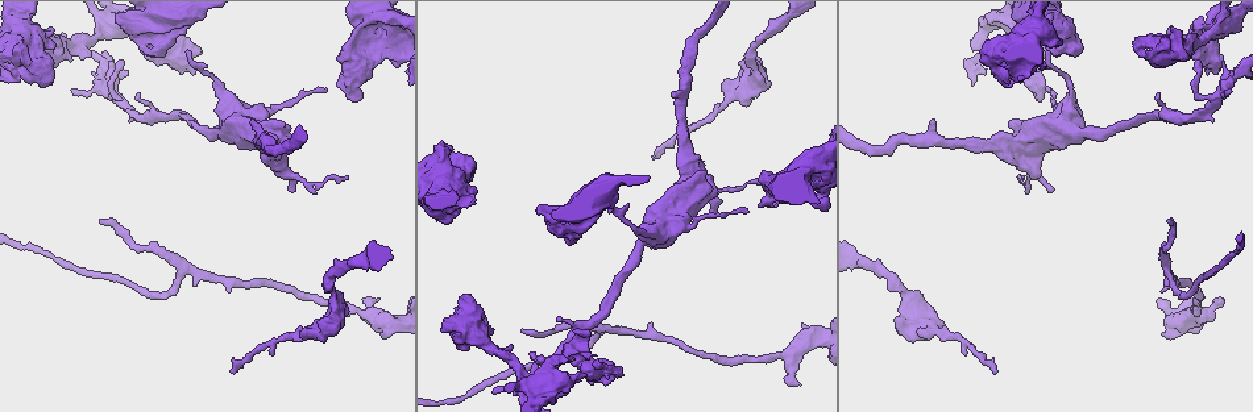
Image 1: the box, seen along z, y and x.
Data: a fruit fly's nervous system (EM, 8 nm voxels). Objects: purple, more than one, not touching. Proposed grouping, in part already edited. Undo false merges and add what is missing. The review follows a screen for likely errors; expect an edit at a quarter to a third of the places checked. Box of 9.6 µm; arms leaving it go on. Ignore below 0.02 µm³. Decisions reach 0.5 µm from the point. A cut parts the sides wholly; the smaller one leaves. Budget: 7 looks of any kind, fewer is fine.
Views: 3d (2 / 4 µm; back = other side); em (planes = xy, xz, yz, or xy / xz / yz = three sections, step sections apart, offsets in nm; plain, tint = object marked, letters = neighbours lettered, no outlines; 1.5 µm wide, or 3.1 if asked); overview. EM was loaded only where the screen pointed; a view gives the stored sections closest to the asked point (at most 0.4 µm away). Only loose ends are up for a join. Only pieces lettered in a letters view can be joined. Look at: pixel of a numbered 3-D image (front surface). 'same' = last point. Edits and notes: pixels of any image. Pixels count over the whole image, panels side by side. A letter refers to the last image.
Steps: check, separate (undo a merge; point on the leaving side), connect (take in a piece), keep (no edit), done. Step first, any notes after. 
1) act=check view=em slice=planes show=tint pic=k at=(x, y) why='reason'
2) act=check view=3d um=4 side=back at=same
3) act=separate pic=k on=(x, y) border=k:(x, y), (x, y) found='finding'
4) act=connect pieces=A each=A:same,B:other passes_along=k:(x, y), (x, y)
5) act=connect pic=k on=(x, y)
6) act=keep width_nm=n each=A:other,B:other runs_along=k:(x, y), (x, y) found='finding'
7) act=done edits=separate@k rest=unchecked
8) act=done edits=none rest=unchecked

act=check view=em slice=planes show=plain pic=1 at=(657, 157) why='long arm stops here'

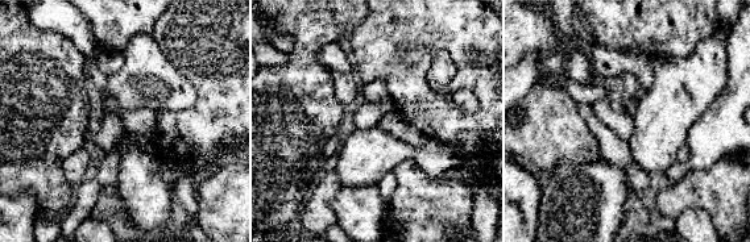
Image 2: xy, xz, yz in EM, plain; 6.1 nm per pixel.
act=check view=em slice=planes show=letters at=same why='see the neighbours'

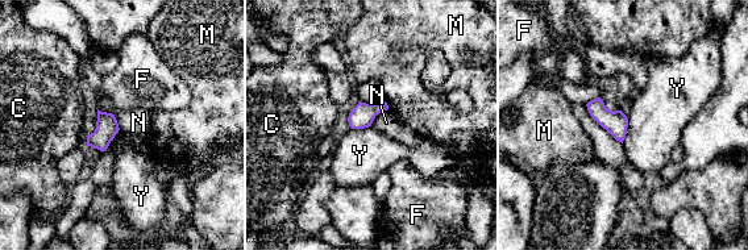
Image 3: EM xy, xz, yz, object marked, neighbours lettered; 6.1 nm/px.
act=keep longest_contact=Y:170nm each=C:other,F:other,M:other,N:other,Y:other border=3:(627, 116), (627, 133), (622, 142) found='none of them fits'

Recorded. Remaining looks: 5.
act=check view=3d um=2 pic=1 at=(794, 356) why='branch point'

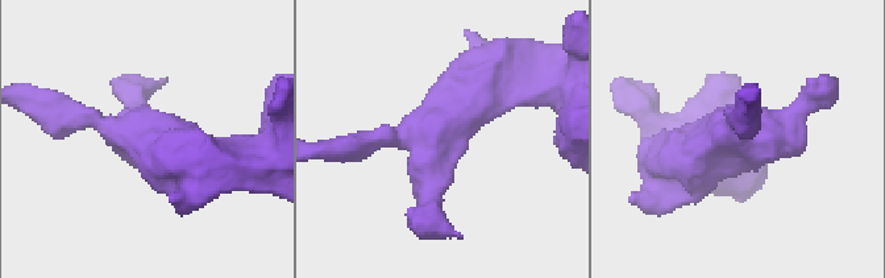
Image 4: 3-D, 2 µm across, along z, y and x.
act=check view=em slice=planes show=letters pic=4 at=(435, 133)

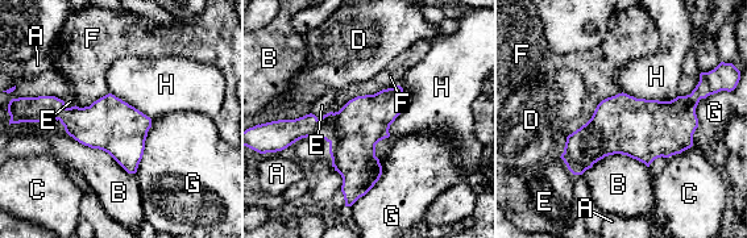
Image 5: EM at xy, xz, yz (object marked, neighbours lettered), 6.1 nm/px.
act=keep width_nm=320 each=A:other,B:other,C:other,D:other,E:other,F:other,G:other,H:other border=5:(398, 84), (357, 95), (331, 112) found='continuous, no second neuron'

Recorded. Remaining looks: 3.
act=check view=3d um=2 pic=1 at=(673, 97) why='free end'

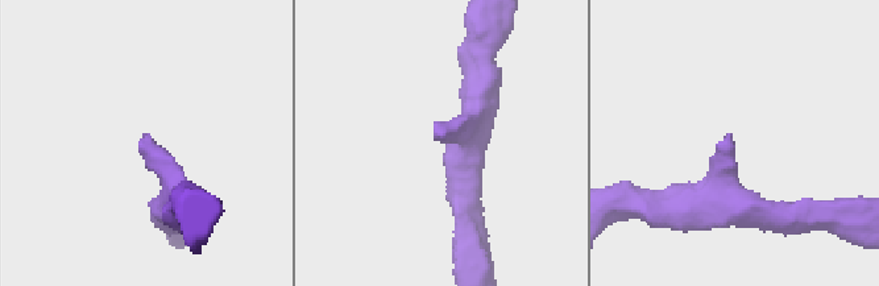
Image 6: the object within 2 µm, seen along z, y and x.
act=check view=em slice=planes show=letters pic=6 at=(730, 134) arm_widths_nm=200,240 why='need the tissue'

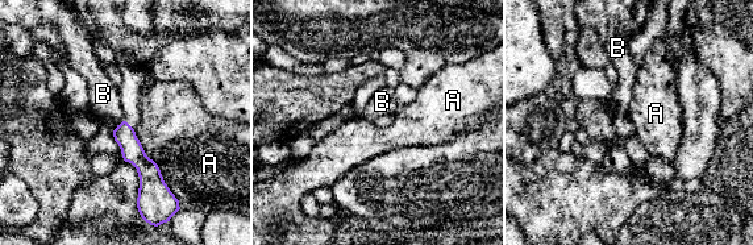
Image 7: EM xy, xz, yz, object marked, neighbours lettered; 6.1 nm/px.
act=keep each=A:other,B:other found='no lettered piece goes on from it'

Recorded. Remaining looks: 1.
act=done edits=none rest=unchecked

